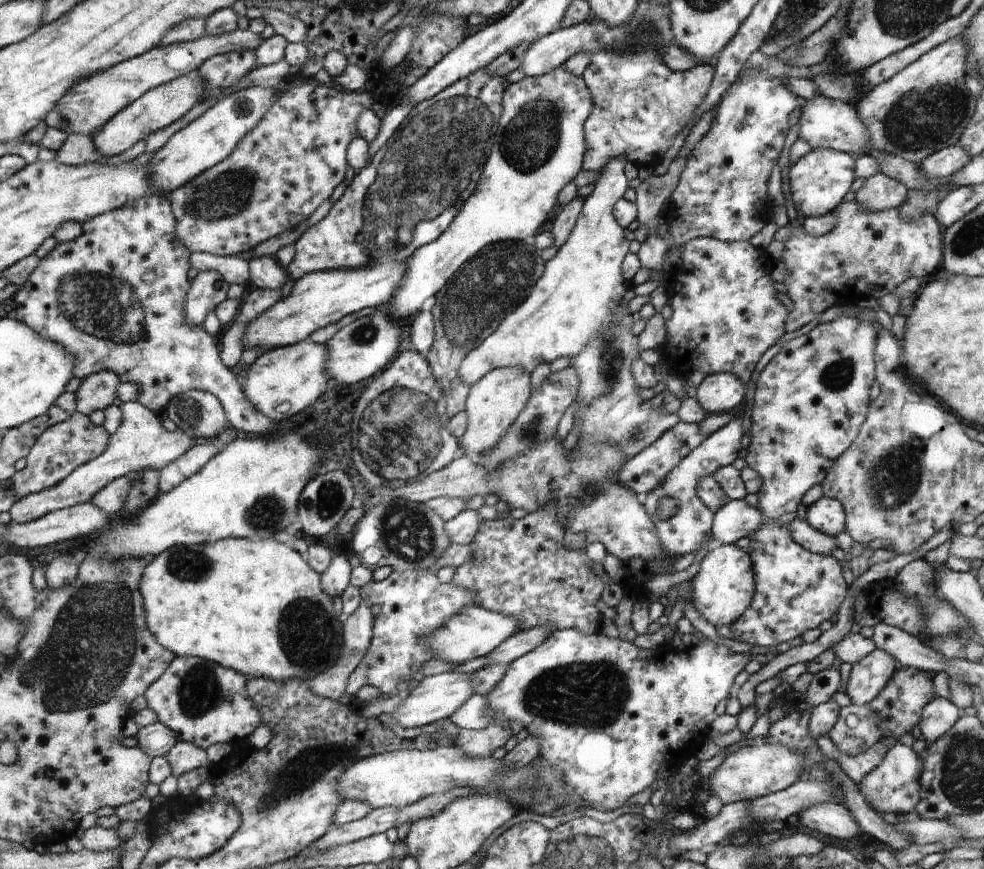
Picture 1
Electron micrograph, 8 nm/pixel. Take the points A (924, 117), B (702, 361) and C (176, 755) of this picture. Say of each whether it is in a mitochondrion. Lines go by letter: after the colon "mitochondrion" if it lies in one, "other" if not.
A: mitochondrion
B: other
C: other

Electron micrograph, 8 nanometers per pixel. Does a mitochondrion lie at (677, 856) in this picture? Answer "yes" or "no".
no

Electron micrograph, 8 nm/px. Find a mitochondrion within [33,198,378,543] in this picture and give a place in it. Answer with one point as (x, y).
(104, 307)

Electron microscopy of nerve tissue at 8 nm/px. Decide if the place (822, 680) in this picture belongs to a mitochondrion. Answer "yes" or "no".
no

